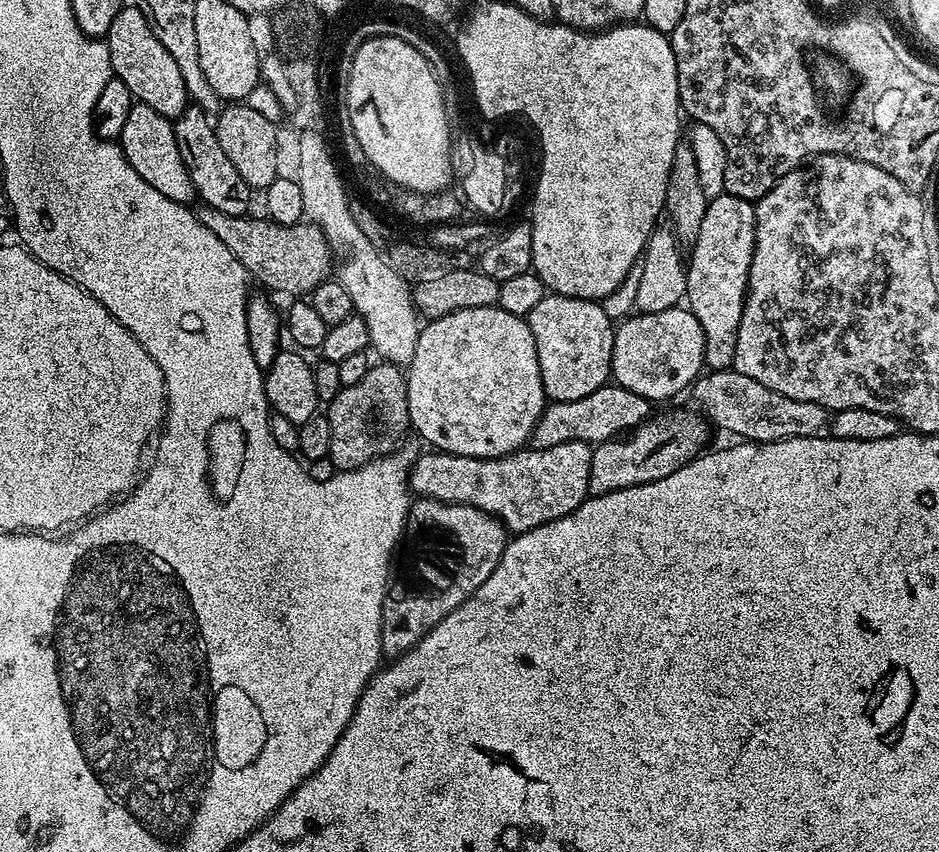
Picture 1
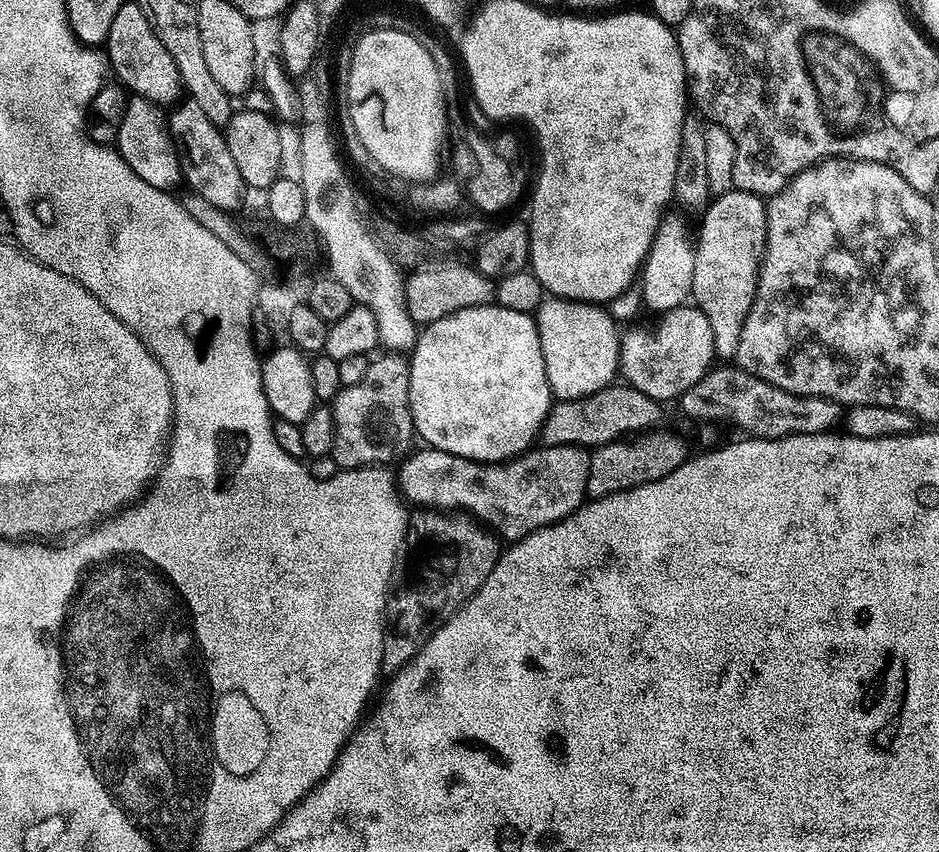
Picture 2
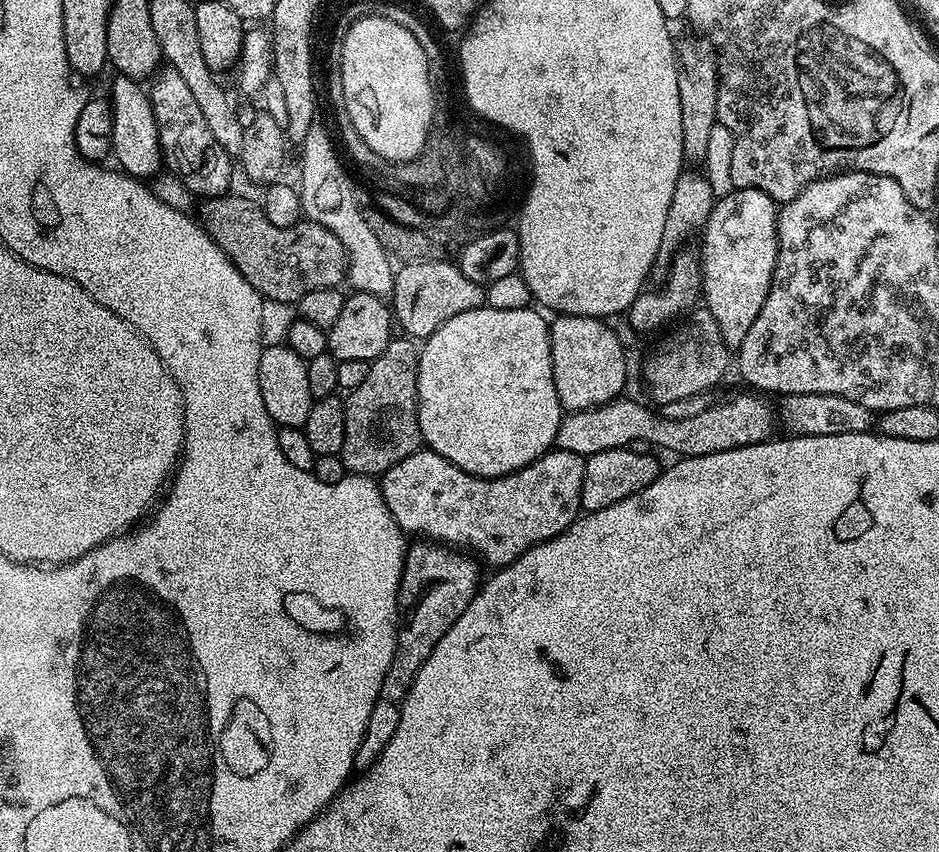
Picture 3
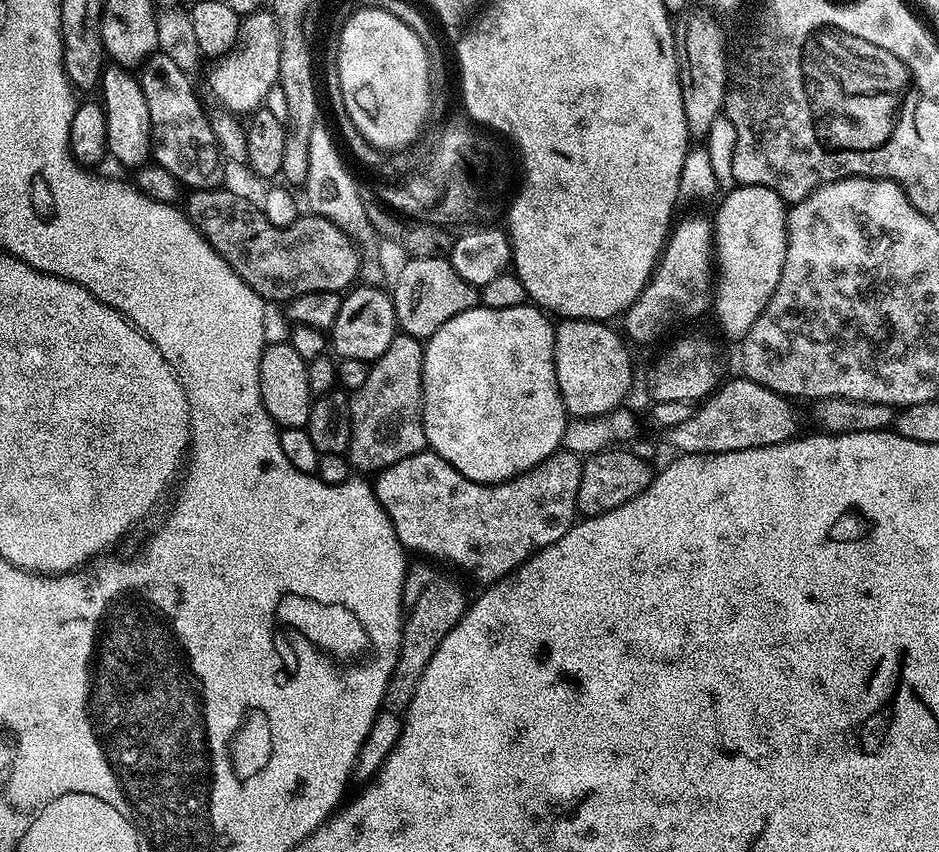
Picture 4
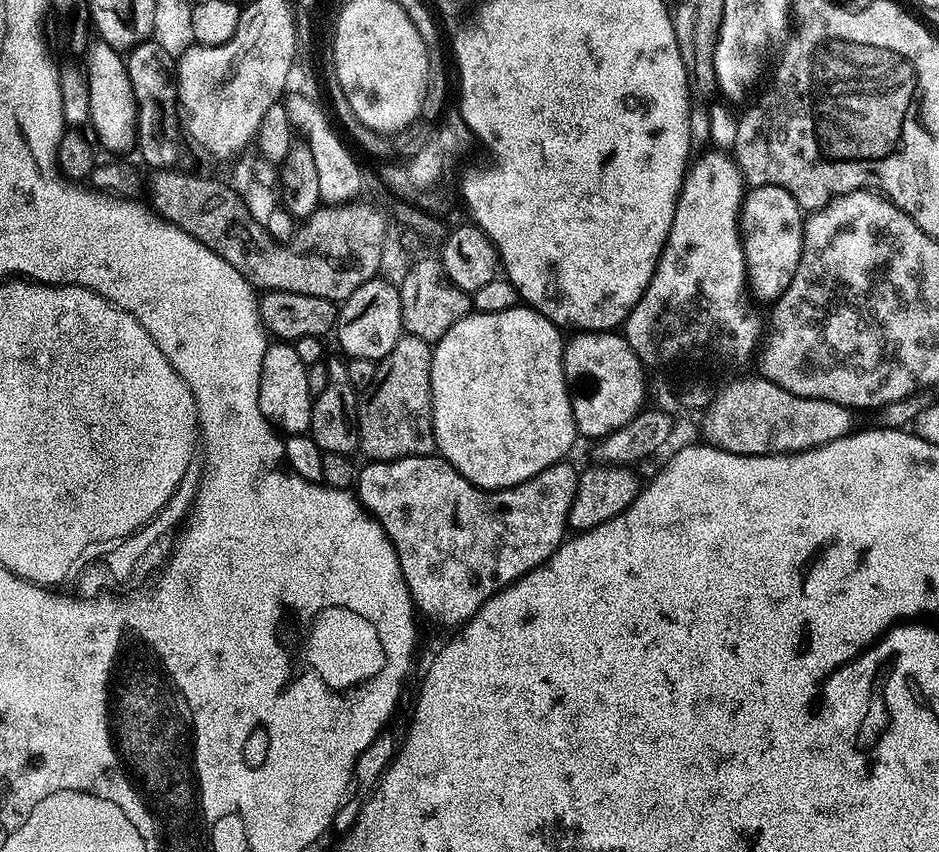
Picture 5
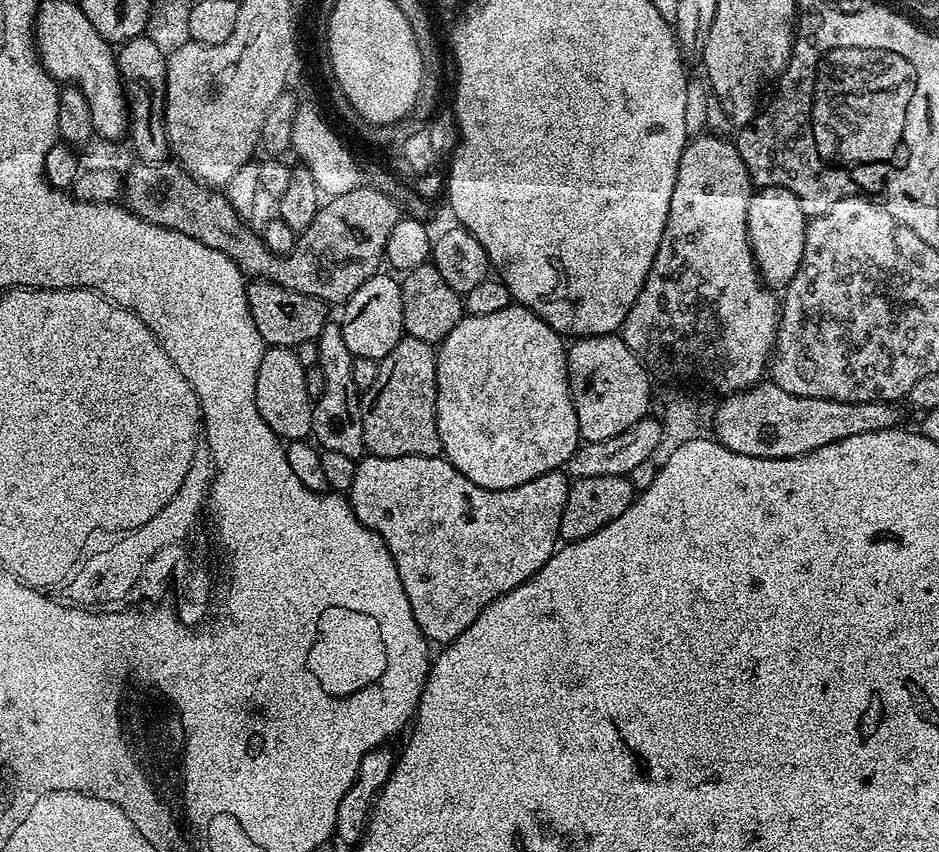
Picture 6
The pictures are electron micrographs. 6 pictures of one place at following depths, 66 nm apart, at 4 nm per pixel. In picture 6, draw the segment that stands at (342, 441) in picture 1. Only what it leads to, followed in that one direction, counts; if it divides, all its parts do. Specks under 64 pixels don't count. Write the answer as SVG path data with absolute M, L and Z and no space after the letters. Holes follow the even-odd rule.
M405 334L398 346L380 361L378 387L375 392L363 393L360 402L362 438L371 455L382 458L441 455L436 421L436 353L433 345Z

